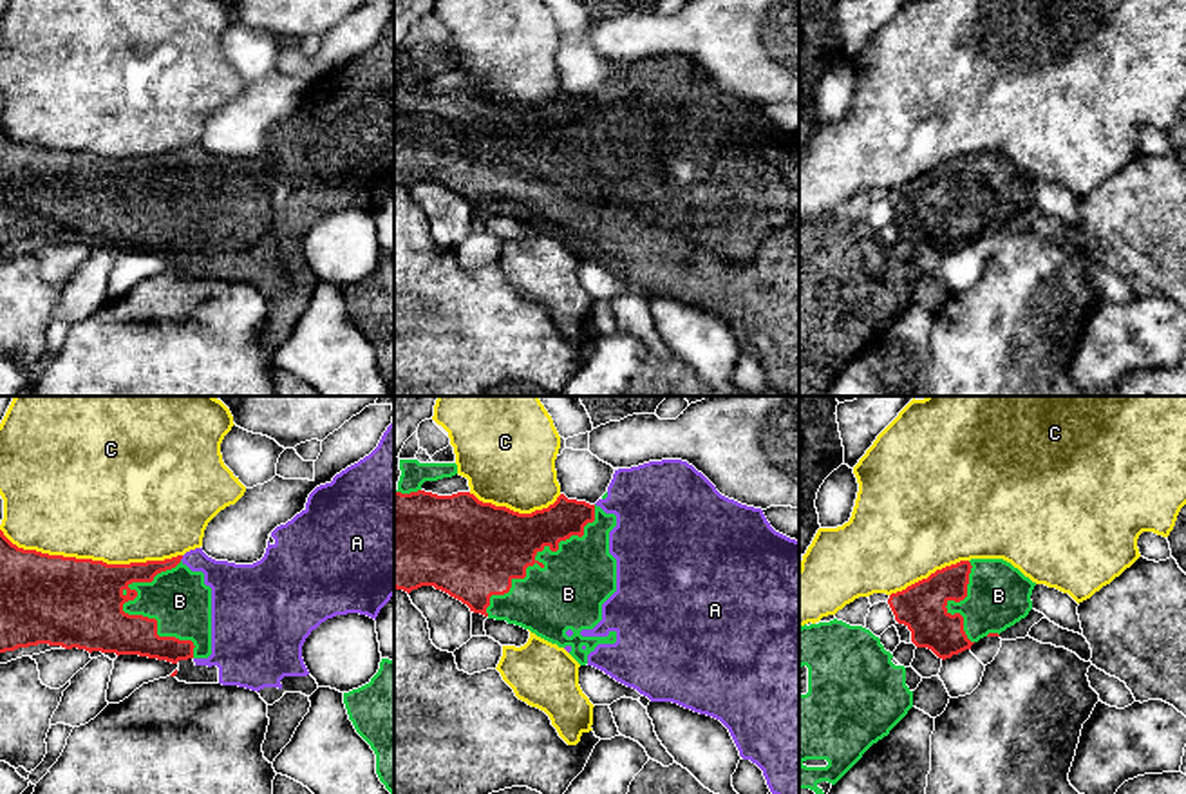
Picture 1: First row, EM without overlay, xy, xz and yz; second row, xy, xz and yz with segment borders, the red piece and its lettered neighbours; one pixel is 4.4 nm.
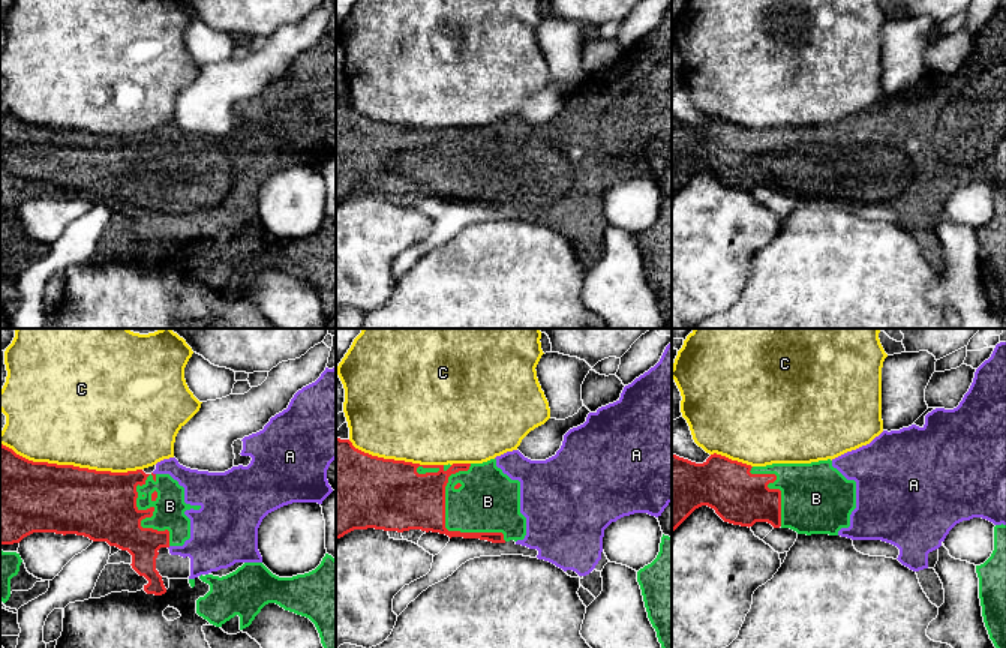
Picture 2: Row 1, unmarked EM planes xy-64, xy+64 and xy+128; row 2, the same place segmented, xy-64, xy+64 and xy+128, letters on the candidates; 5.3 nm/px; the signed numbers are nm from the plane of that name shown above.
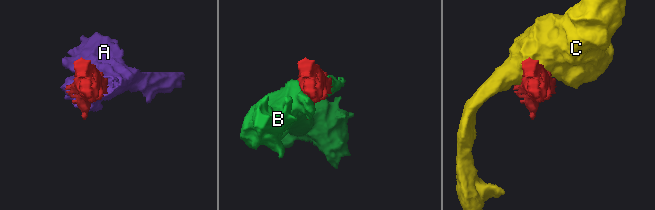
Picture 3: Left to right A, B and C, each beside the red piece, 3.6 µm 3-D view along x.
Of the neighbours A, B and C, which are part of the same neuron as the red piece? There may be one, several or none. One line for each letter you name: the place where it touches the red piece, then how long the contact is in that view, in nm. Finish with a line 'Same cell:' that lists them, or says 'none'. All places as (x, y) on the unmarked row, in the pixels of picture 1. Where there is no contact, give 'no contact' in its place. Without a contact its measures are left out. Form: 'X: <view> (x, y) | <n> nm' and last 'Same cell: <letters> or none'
A: xy (181, 152) | 30 nm
Same cell: A

